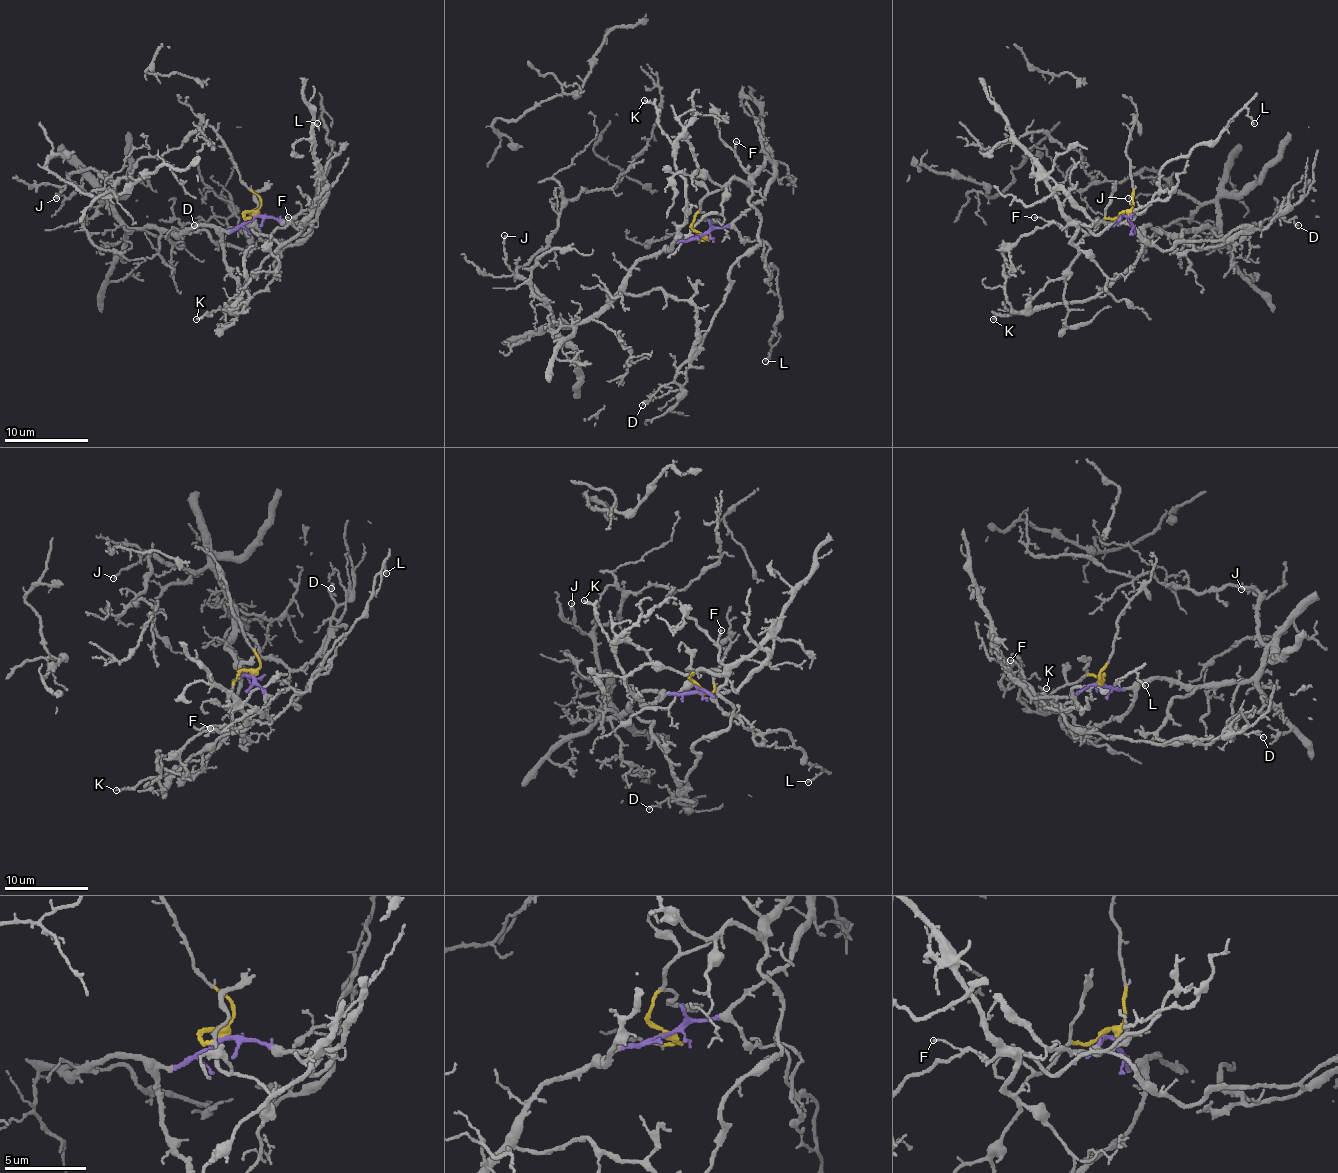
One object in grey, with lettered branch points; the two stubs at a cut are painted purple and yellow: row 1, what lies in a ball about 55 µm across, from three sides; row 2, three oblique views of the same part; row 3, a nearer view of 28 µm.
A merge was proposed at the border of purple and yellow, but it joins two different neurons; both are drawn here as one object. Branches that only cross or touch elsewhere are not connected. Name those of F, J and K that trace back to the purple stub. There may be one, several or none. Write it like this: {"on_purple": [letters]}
{"on_purple": ["J", "K"]}

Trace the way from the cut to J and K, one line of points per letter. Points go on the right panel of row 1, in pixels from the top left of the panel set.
J: (1129, 215), (1135, 230), (1152, 226), (1183, 234), (1217, 224), (1213, 203), (1198, 203), (1173, 184), (1129, 198)
K: (1129, 215), (1133, 228), (1141, 234), (1144, 247), (1139, 257), (1093, 297), (1056, 305), (1039, 305), (993, 320)

